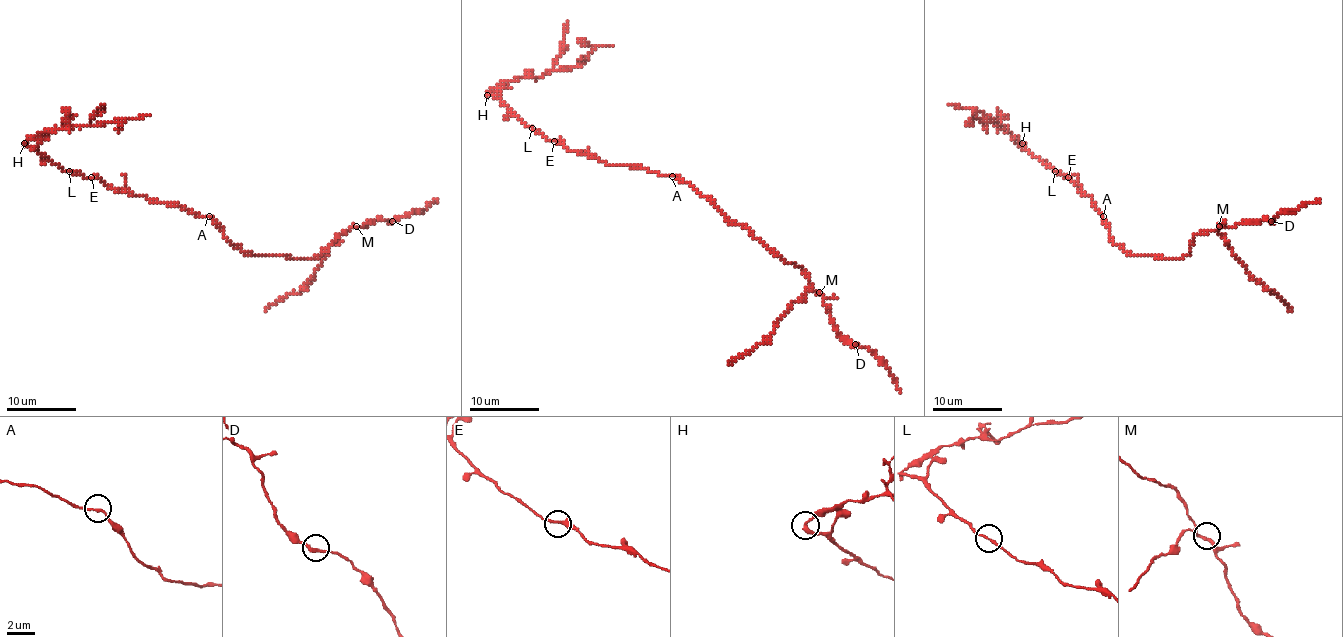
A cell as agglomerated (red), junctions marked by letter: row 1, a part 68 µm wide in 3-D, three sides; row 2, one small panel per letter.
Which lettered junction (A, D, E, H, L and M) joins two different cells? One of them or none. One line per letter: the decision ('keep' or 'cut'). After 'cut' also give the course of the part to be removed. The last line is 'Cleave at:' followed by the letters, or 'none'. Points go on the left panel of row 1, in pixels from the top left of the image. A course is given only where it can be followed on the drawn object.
A: keep
D: keep
E: keep
H: cut; course (25, 144), (60, 128), (112, 123), (149, 114)
L: keep
M: keep
Cleave at: H

